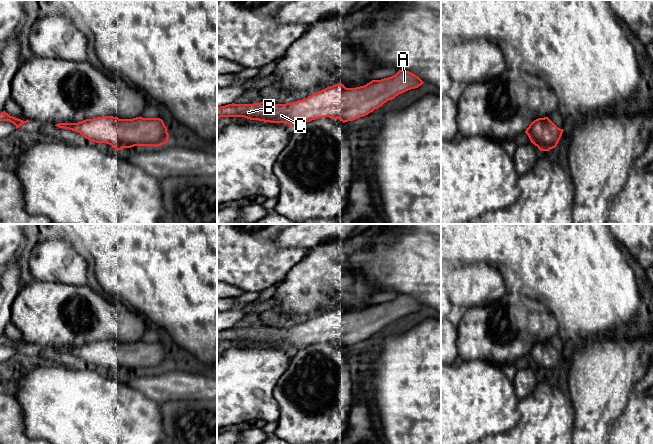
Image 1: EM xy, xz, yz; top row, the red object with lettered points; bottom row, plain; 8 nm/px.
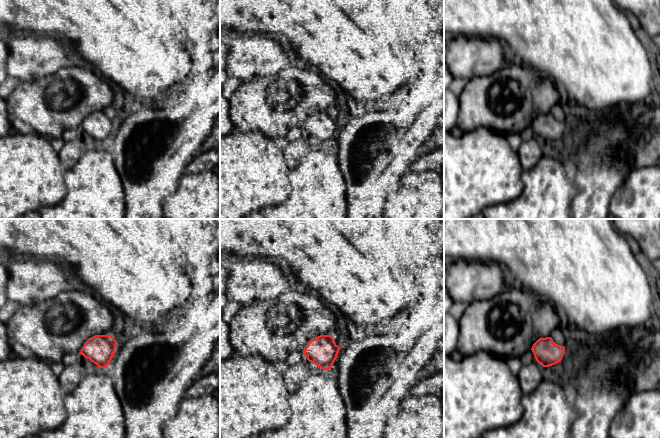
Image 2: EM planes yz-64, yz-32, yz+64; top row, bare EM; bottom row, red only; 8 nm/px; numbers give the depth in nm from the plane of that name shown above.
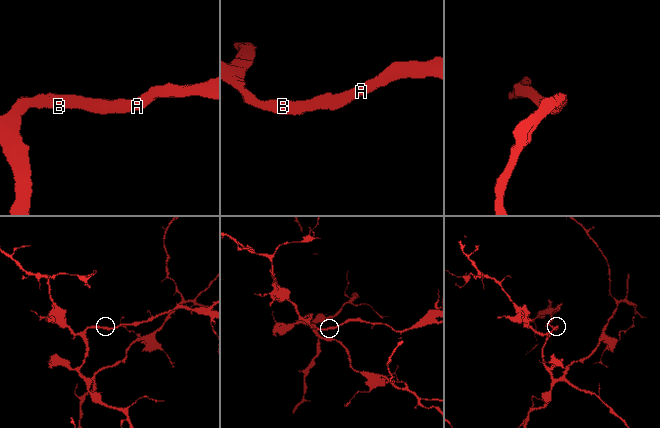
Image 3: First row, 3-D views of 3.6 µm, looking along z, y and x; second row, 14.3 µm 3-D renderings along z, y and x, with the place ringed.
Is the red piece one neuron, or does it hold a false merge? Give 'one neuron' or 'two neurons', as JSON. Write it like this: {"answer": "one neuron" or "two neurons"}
{"answer": "one neuron"}

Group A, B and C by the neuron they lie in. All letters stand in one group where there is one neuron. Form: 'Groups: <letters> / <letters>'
Groups: A B C

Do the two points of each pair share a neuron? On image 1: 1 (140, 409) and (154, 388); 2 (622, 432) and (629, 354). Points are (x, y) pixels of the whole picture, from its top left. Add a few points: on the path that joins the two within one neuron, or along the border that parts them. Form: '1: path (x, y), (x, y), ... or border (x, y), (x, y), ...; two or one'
1: border (128, 385), (158, 404); two
2: border (632, 394), (623, 412), (609, 426); two

